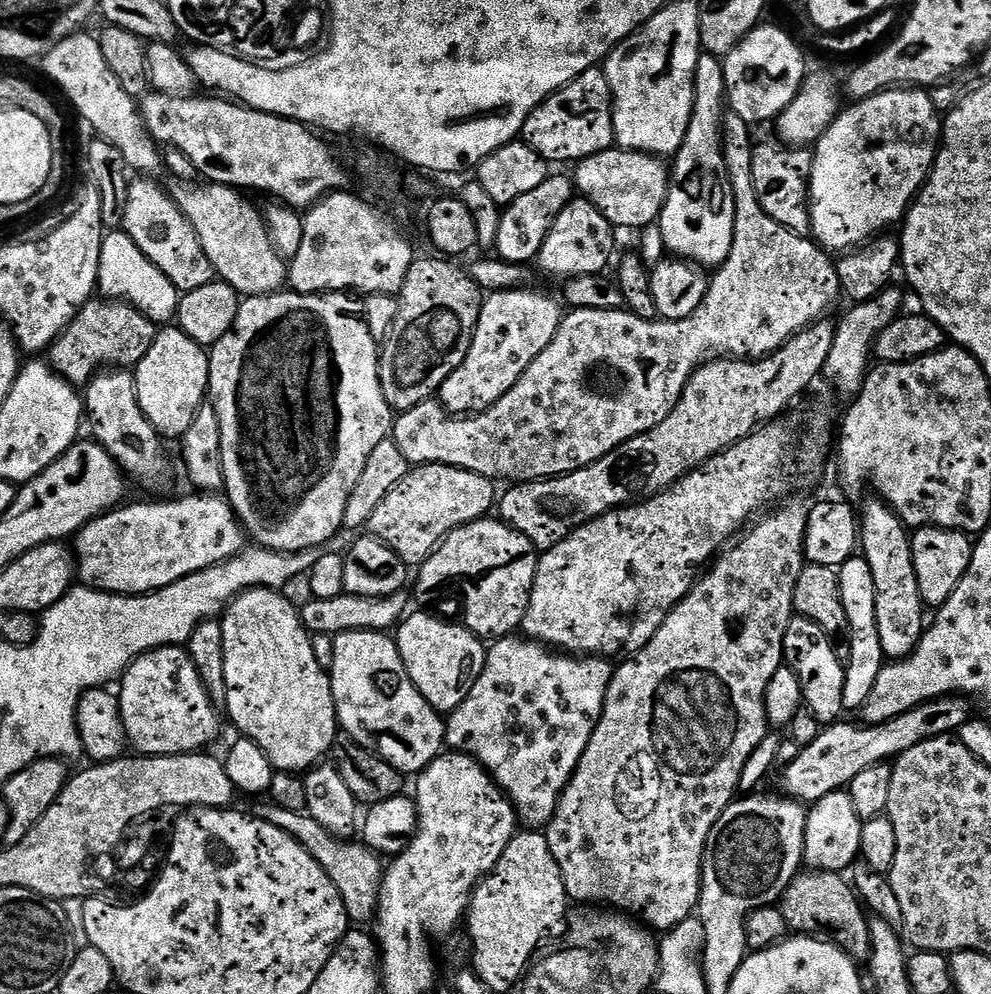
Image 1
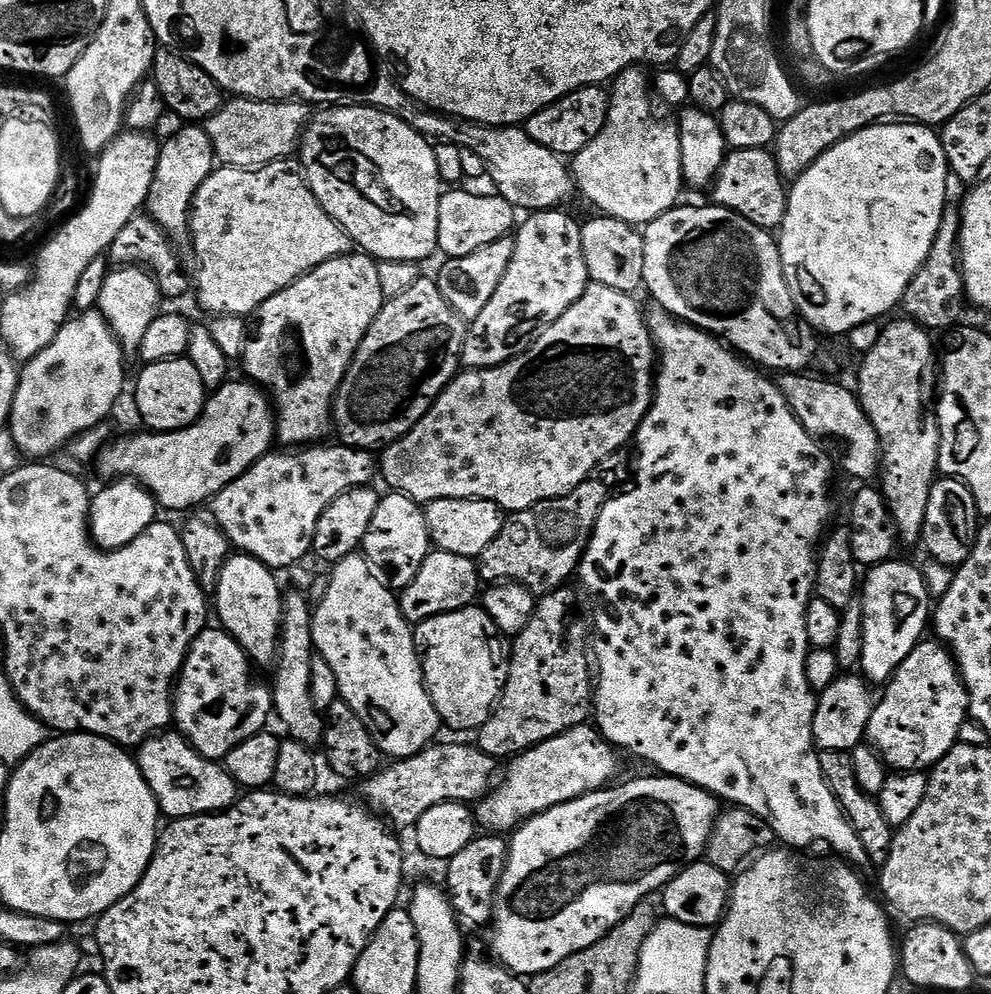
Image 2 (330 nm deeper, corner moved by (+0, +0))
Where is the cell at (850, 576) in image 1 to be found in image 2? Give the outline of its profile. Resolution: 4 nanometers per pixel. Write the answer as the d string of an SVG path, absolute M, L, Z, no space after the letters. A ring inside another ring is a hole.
M900 558L871 565L862 580L862 603L864 621L859 667L864 668L863 675L873 685L884 686L895 677L901 662L921 643L924 627L930 624L930 597L919 567L915 563L903 564Z

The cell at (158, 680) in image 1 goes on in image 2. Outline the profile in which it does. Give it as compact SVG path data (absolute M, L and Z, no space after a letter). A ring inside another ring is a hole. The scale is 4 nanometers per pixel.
M205 627L199 638L193 642L188 651L188 657L184 663L184 668L180 671L174 689L174 724L179 735L183 736L193 750L202 754L208 760L217 762L223 761L246 738L256 736L259 732L265 731L264 724L273 715L272 693L269 685L252 684L253 665L250 663L248 655L242 650L242 646L223 627Z

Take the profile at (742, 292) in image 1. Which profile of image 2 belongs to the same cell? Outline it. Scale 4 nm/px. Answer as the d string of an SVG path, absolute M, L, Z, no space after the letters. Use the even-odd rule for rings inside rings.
M589 283L588 289L554 322L547 330L536 337L529 348L513 360L499 364L493 368L477 368L464 370L456 379L448 384L445 392L438 396L430 406L430 410L416 423L409 432L394 443L387 445L378 456L378 472L389 485L391 491L400 492L403 496L409 496L421 506L427 506L430 502L442 498L466 498L467 500L492 500L505 513L521 512L527 508L533 508L535 504L541 504L543 500L562 498L574 490L593 475L603 465L604 461L613 459L623 444L633 443L638 426L646 418L648 407L652 405L652 393L654 391L654 345L652 335L648 332L648 322L645 313L640 313L640 308L635 304L633 297L627 292L610 290L610 286Z

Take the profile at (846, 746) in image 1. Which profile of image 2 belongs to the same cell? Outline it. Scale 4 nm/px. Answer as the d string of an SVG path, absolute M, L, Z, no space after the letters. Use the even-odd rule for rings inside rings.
M663 774L651 775L640 776L637 780L628 780L625 784L617 783L615 786L602 788L599 792L588 792L570 802L562 802L562 806L554 806L542 814L530 817L525 824L511 833L508 840L508 861L504 867L500 885L496 887L496 903L490 924L492 952L497 956L495 959L509 972L521 978L541 976L566 958L594 946L594 942L598 942L611 928L618 926L618 922L625 920L634 910L634 906L645 903L651 897L648 896L651 892L659 893L665 884L679 874L680 869L697 863L707 853L712 827L715 826L716 818L722 811L721 801L712 793L689 784L687 780L678 780L674 776Z

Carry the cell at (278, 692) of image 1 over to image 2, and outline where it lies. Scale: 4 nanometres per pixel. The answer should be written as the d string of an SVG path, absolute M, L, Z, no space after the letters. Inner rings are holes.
M233 554L228 557L226 566L222 566L222 574L218 578L218 586L214 593L214 612L220 615L219 623L224 631L229 632L242 646L253 665L275 665L280 650L280 621L284 619L284 596L280 592L280 584L276 581L277 573L267 568L258 558Z

